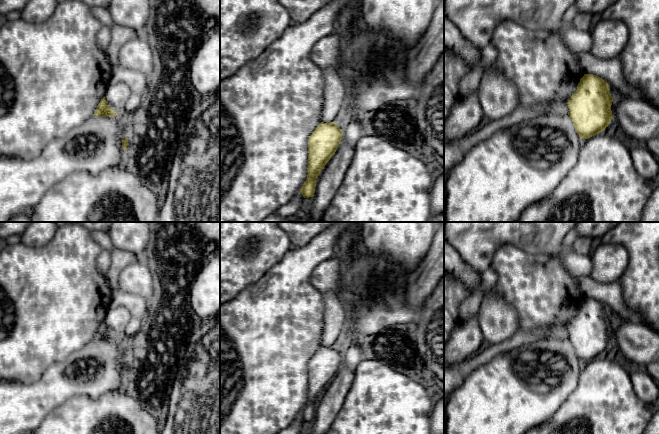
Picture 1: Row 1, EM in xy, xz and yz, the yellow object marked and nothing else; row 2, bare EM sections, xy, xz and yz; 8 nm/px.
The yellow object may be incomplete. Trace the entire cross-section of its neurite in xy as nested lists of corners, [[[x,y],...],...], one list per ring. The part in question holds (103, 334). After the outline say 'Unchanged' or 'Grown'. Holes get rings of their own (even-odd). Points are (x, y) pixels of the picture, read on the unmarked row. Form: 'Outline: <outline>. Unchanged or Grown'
Outline: [[[103,321],[98,328],[93,340],[98,340],[98,341],[108,341],[108,340],[116,340],[118,339],[116,335],[112,334],[108,326],[106,325],[105,321]]]. Unchanged

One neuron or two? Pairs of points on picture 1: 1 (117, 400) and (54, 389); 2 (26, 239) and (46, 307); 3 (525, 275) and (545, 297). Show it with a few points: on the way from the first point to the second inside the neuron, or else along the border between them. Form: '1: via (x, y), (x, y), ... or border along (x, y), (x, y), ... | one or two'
1: border along (120, 389), (112, 389), (96, 397), (75, 396) | two
2: border along (51, 239), (39, 246), (26, 246), (21, 243) | two
3: via (530, 280), (542, 292) | one

